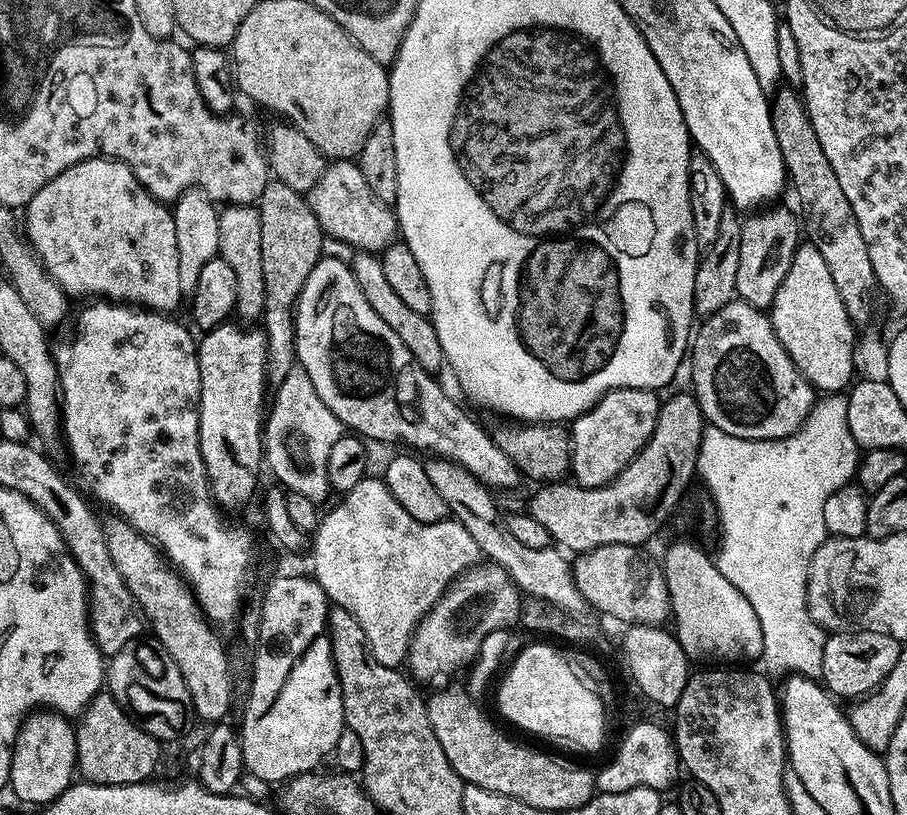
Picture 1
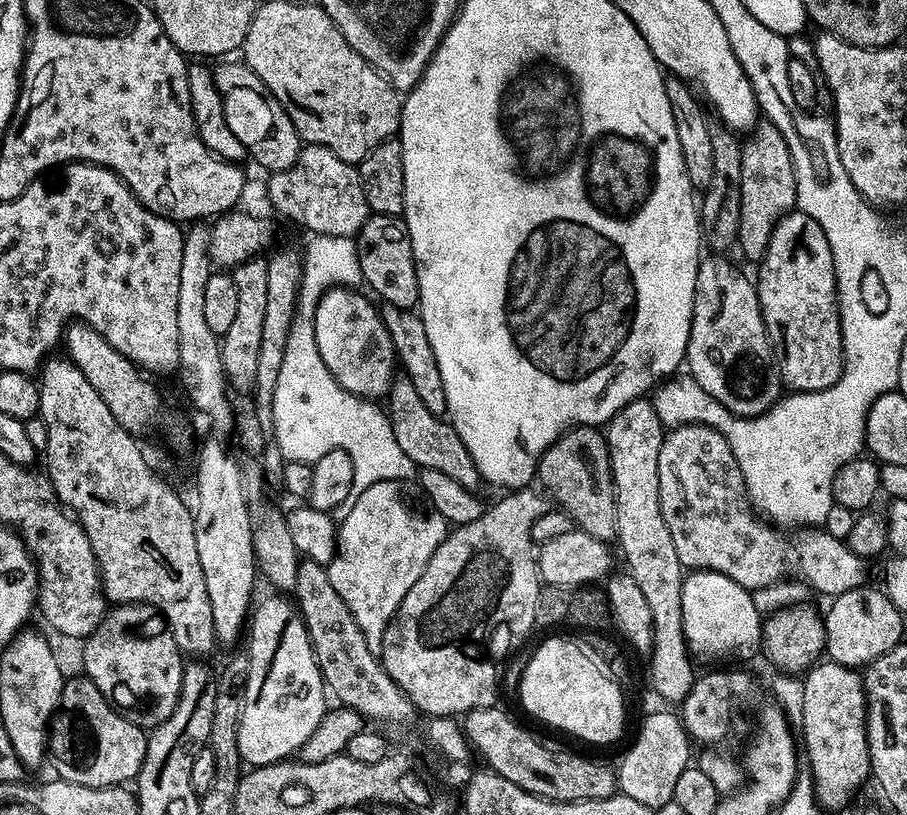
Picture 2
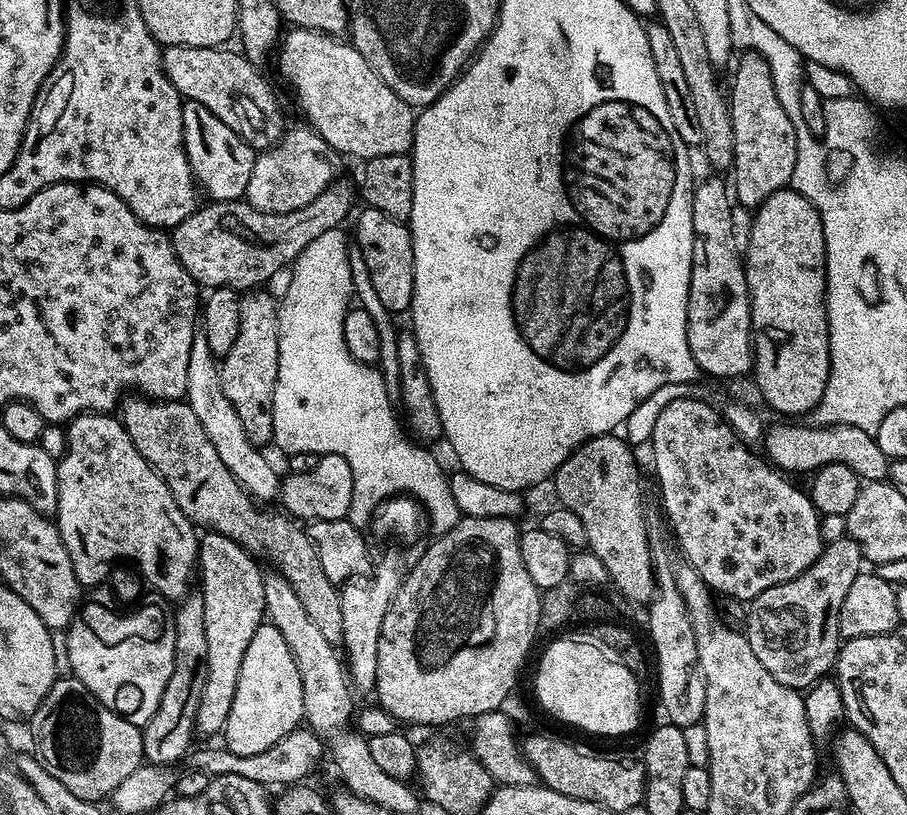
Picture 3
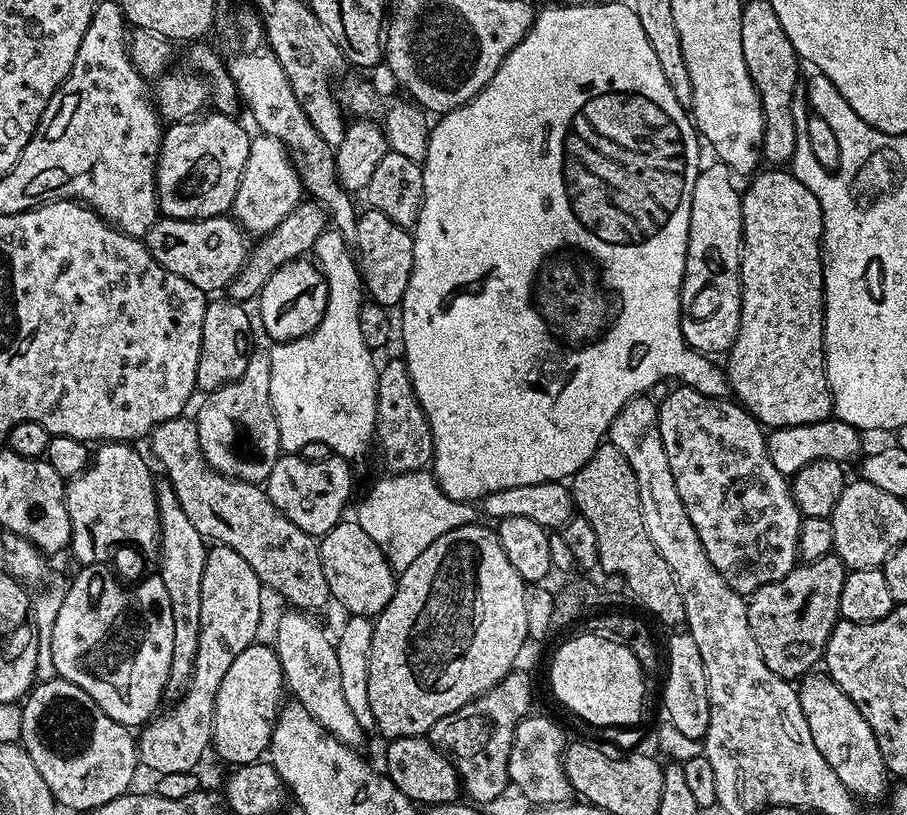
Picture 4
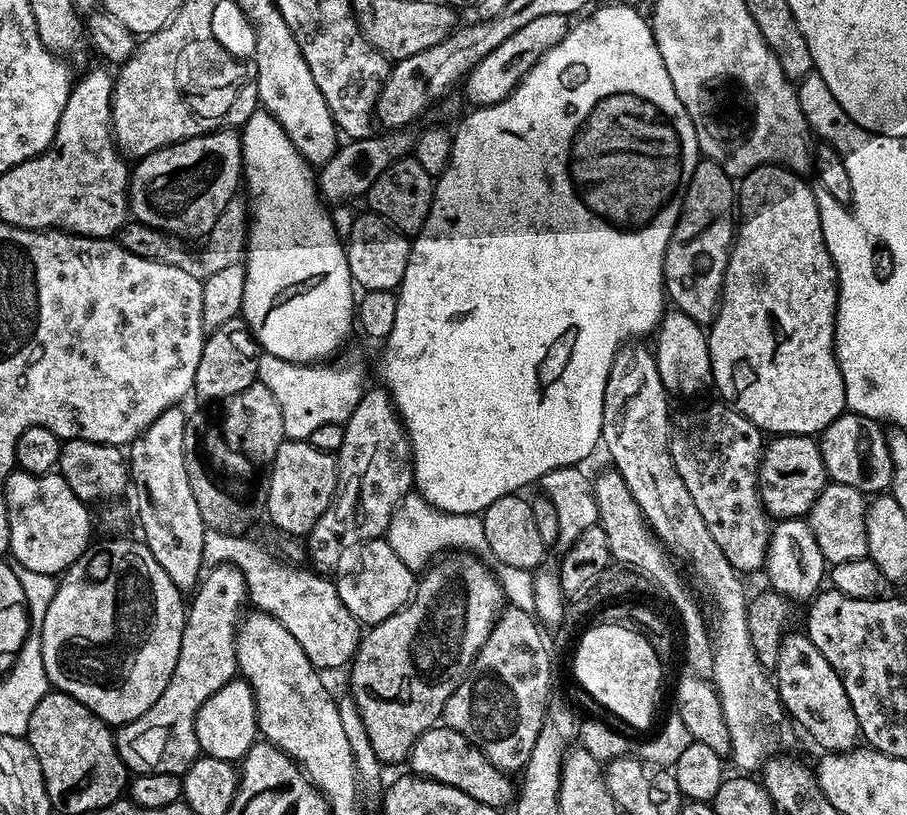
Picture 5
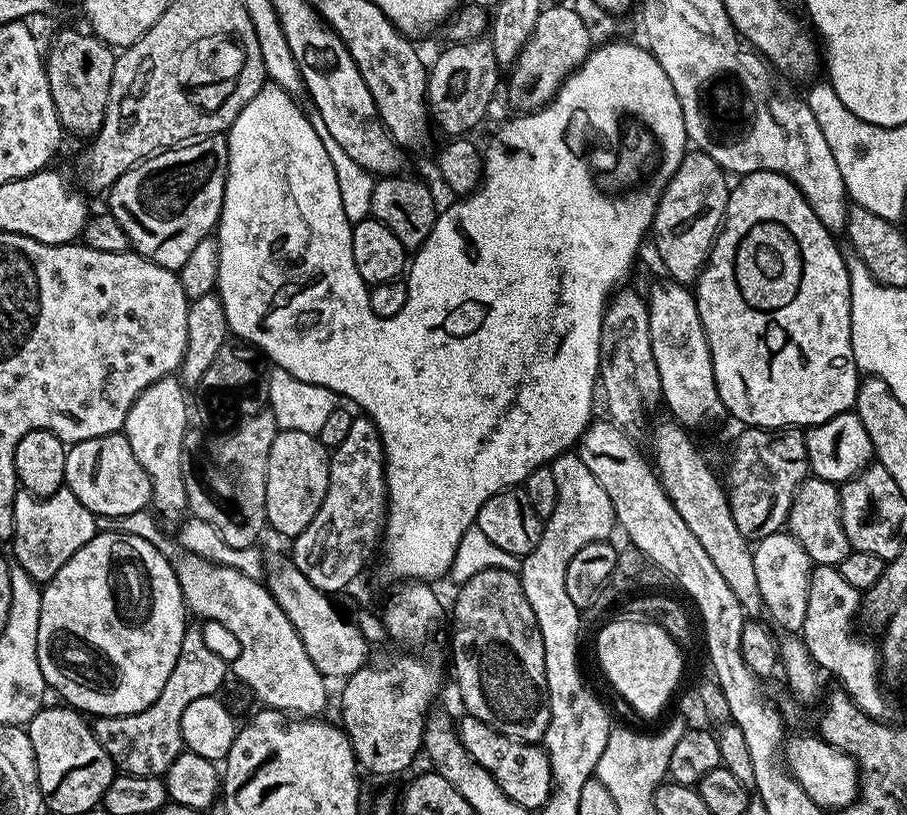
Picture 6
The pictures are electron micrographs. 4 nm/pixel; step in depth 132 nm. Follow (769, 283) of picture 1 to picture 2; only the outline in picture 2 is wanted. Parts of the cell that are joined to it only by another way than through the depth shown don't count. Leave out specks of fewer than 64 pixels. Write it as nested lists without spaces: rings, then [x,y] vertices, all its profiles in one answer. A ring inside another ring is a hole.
[[[760,122],[751,129],[742,144],[742,186],[740,187],[740,221],[738,248],[753,262],[764,259],[774,234],[774,226],[798,204],[797,161],[792,160],[790,141],[773,124]]]

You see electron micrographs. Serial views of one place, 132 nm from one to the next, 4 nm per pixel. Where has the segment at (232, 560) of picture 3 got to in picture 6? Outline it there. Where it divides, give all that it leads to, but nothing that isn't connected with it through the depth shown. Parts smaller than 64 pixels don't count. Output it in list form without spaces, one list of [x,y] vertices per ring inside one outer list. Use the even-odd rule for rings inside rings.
[[[189,627],[182,638],[182,650],[178,654],[178,662],[174,662],[174,670],[170,678],[166,678],[166,686],[162,694],[146,710],[135,712],[129,716],[97,716],[94,720],[94,731],[98,742],[110,754],[110,758],[115,762],[120,772],[130,774],[146,774],[147,776],[163,776],[168,771],[169,766],[178,758],[178,754],[185,751],[184,739],[182,738],[182,713],[190,702],[195,702],[198,698],[215,696],[224,684],[224,675],[229,675],[230,668],[210,645],[204,641],[204,636],[198,629]]]

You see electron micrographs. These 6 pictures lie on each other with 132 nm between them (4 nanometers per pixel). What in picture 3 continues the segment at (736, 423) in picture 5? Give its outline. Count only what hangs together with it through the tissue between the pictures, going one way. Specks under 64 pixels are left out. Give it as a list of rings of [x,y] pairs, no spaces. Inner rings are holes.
[[[695,395],[670,402],[658,422],[654,422],[650,449],[660,496],[669,512],[667,525],[676,534],[683,559],[708,583],[713,593],[733,596],[750,602],[762,590],[798,578],[820,557],[825,542],[820,533],[821,515],[812,505],[811,495],[791,484],[784,472],[777,470],[763,455],[755,456],[749,445],[740,439],[737,429],[731,428],[721,409],[711,408]]]

